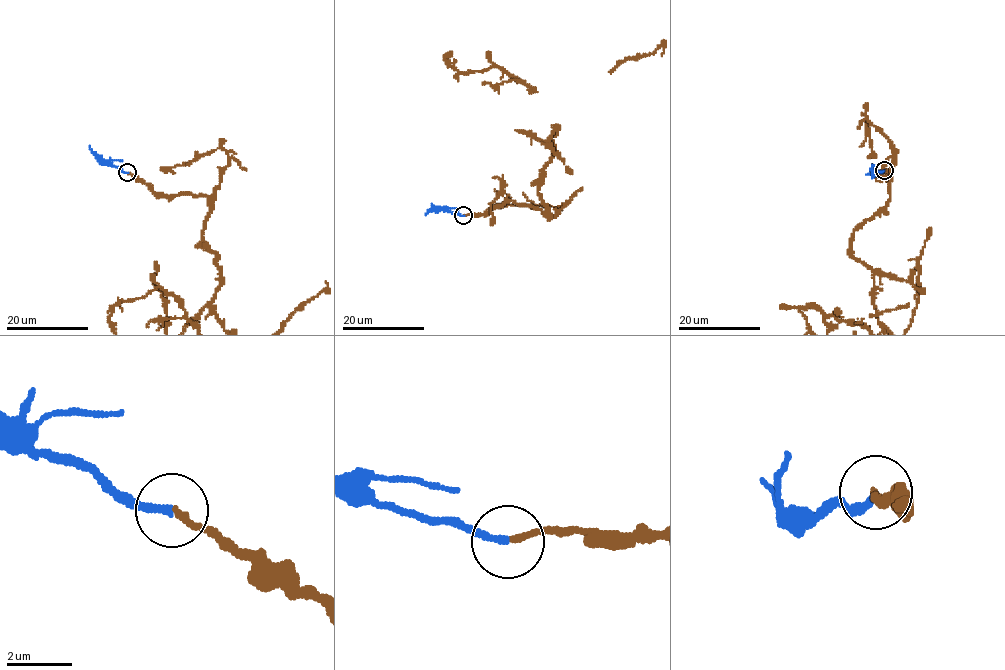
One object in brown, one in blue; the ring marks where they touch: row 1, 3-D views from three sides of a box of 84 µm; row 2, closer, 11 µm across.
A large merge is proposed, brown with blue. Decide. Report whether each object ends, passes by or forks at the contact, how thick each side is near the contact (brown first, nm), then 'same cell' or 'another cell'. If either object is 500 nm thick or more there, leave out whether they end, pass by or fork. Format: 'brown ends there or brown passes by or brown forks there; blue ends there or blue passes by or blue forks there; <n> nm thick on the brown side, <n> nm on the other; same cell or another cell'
brown ends there; blue ends there; 190 nm thick on the brown side, 200 nm on the other; same cell

